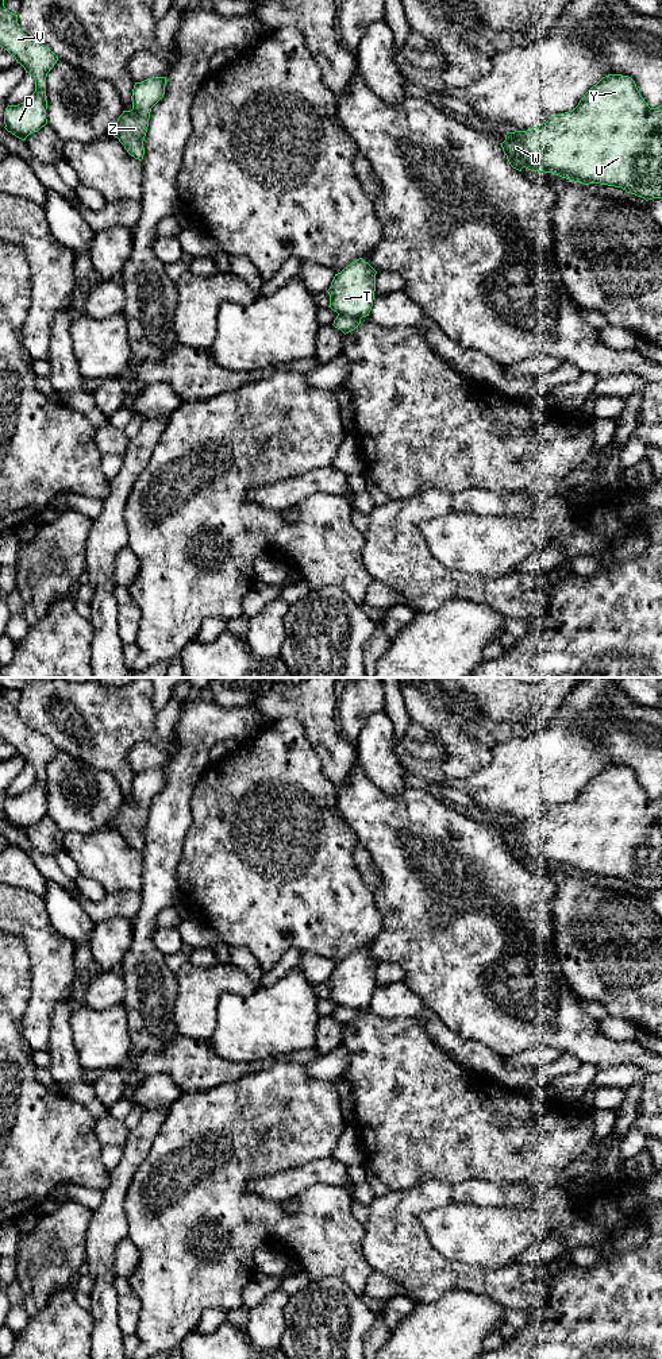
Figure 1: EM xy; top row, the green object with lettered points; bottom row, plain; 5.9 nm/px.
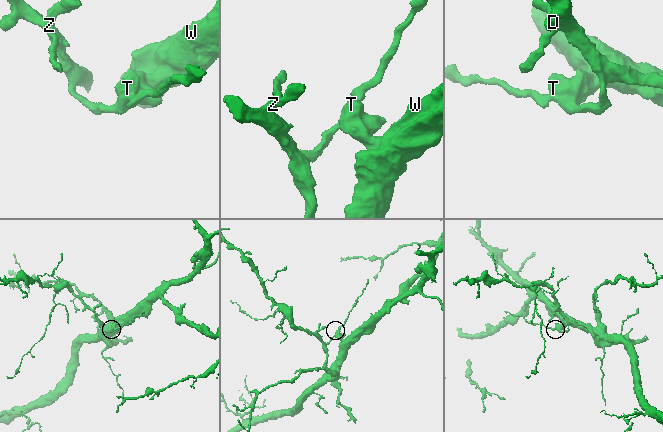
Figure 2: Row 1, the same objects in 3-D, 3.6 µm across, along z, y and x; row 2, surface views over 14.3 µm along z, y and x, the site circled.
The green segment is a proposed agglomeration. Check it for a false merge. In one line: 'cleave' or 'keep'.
cleave

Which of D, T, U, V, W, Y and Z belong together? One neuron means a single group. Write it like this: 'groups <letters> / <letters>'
groups D V Z / T U W Y

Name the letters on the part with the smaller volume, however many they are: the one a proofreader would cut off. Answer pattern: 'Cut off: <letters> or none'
Cut off: D, V, Z

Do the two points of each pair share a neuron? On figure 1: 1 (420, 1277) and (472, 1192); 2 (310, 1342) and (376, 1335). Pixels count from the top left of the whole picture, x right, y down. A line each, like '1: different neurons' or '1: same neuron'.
1: same neuron
2: different neurons

